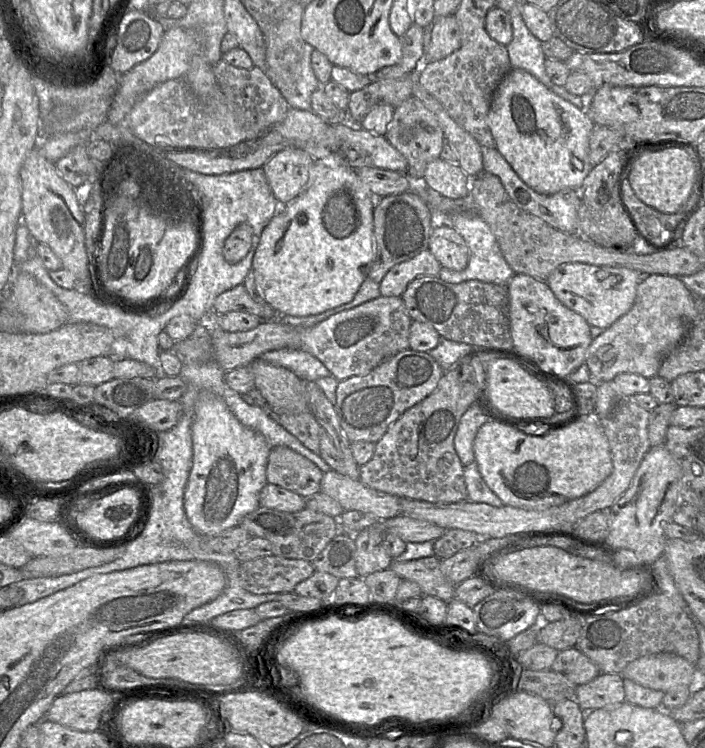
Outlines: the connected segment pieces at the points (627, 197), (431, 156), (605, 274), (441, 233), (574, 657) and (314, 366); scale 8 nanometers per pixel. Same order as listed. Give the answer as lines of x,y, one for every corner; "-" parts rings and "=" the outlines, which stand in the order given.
629,181
626,182
624,200
638,232
657,245
672,239
682,217
681,211
673,214
662,213
646,205
635,195
=
411,96
395,107
385,138
407,160
406,175
411,180
411,187
406,192
413,192
426,202
428,186
424,181
425,170
429,163
440,158
445,144
444,134
438,121
418,98
=
565,263
557,267
546,282
557,299
580,314
590,326
607,329
630,311
642,279
641,273
624,267
=
436,223
429,239
428,250
442,267
464,270
470,259
470,251
462,236
450,225
=
576,647
559,651
551,670
574,686
586,684
600,674
599,668
=
284,348
263,353
259,359
291,370
304,381
316,382
330,376
330,371
316,357
308,352

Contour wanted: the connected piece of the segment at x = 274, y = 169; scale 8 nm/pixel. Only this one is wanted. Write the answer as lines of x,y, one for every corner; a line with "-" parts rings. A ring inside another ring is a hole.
286,148
273,155
263,170
280,205
289,204
307,184
313,158
299,148

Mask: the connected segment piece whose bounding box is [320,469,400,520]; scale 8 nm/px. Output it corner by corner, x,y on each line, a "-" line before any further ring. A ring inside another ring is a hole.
335,470
323,474
320,491
337,500
346,510
357,510
372,513
380,520
395,517
400,514
400,497
375,490
363,484
359,479
351,479

